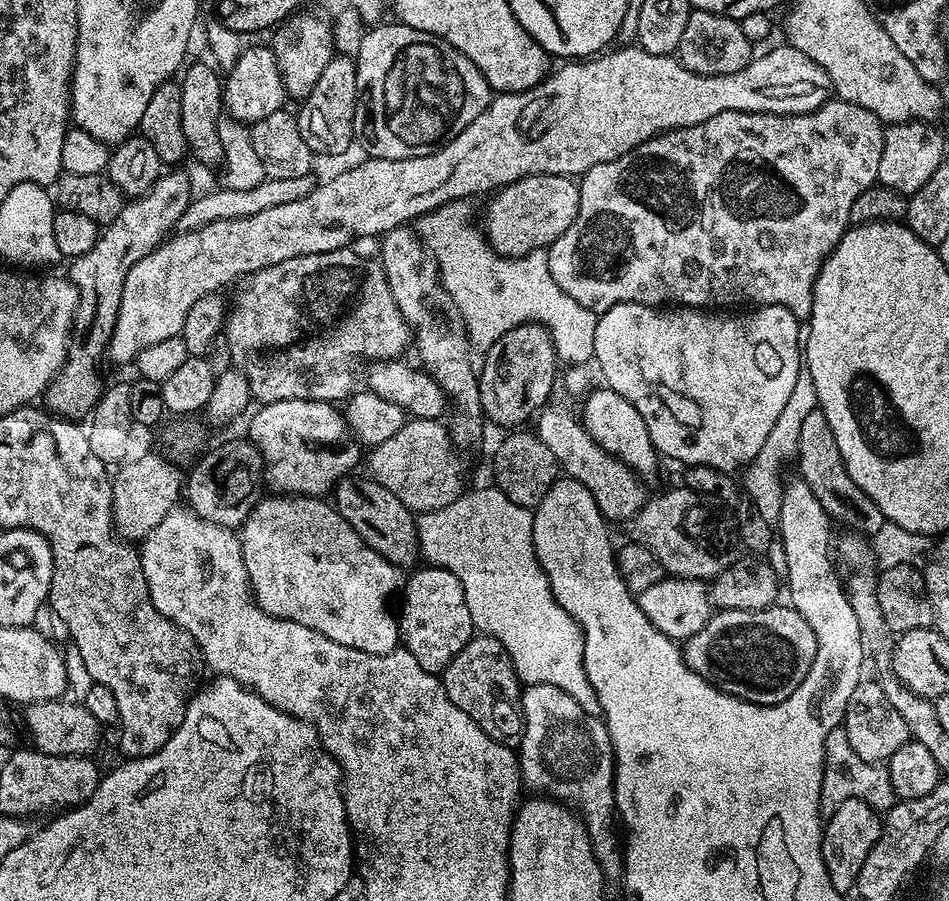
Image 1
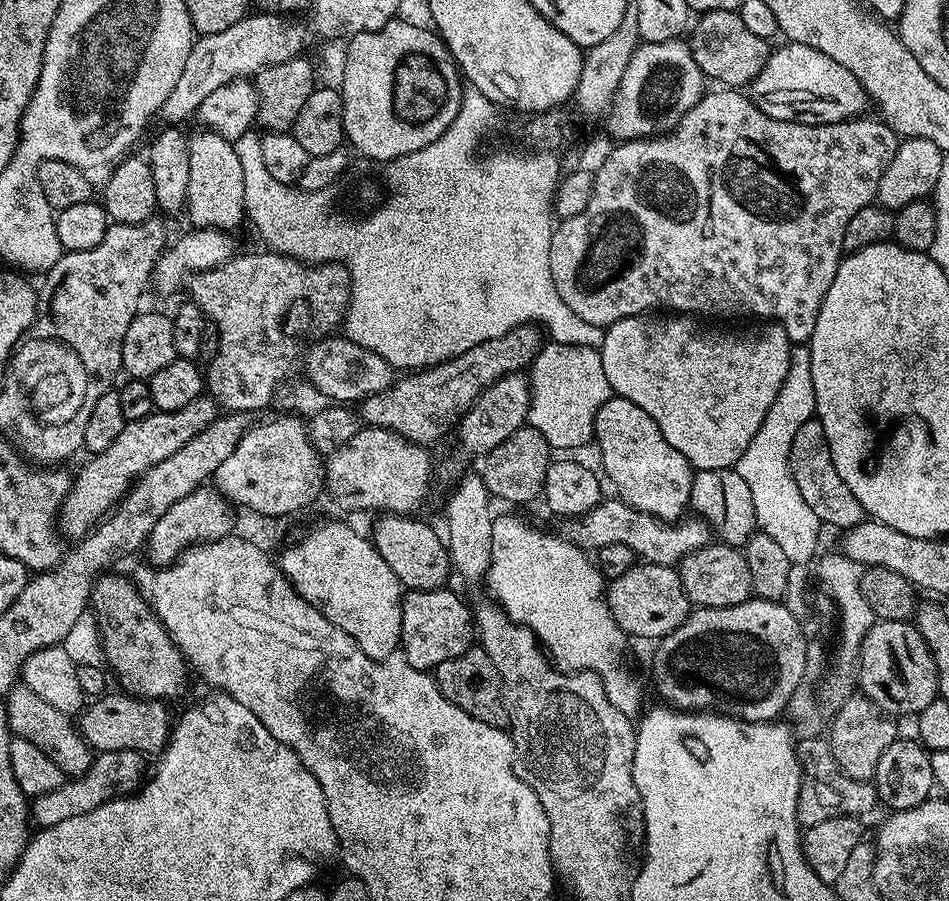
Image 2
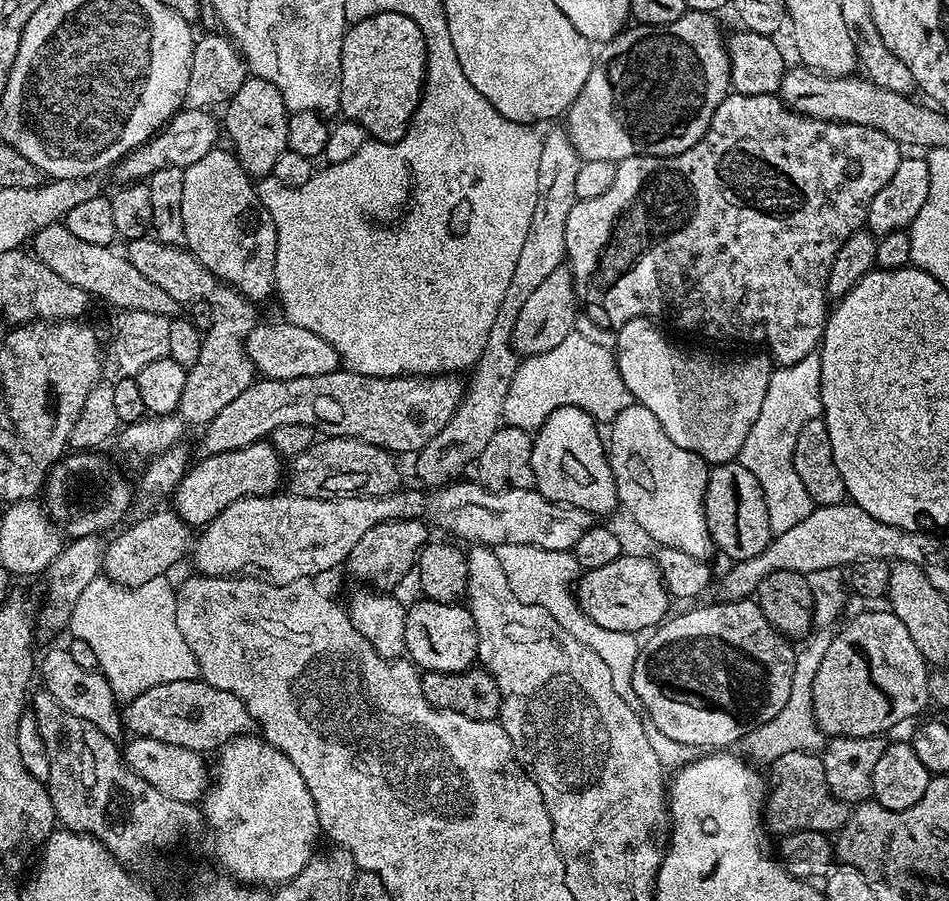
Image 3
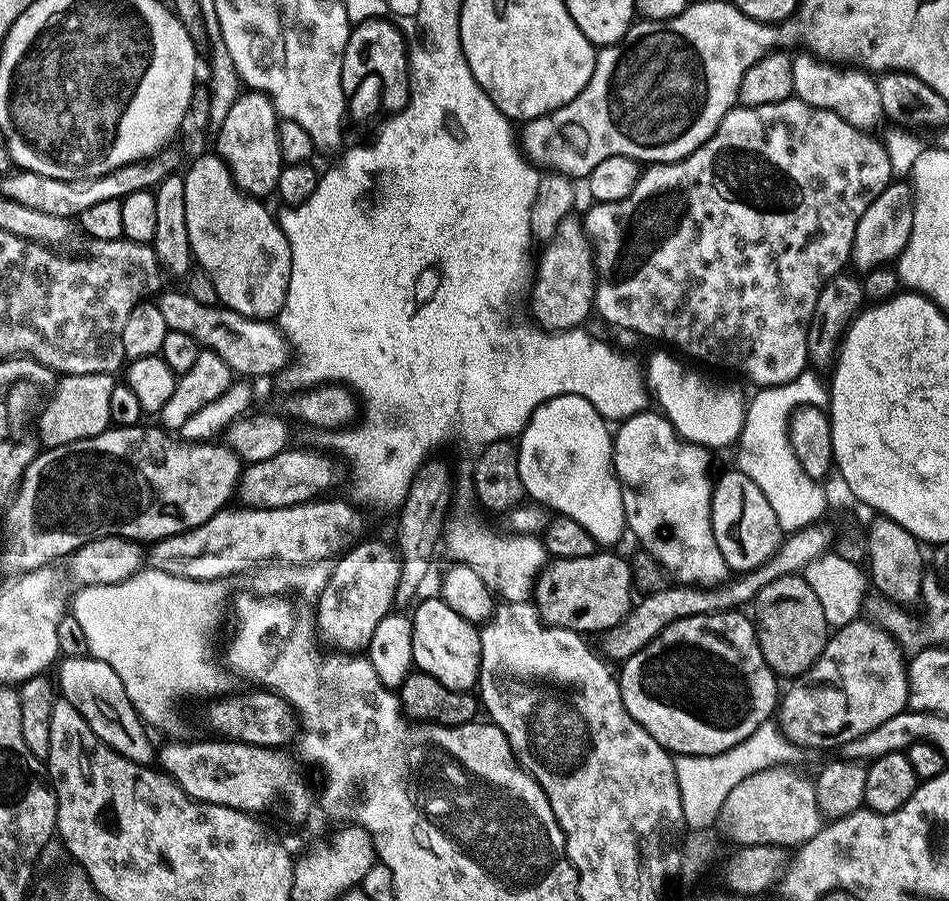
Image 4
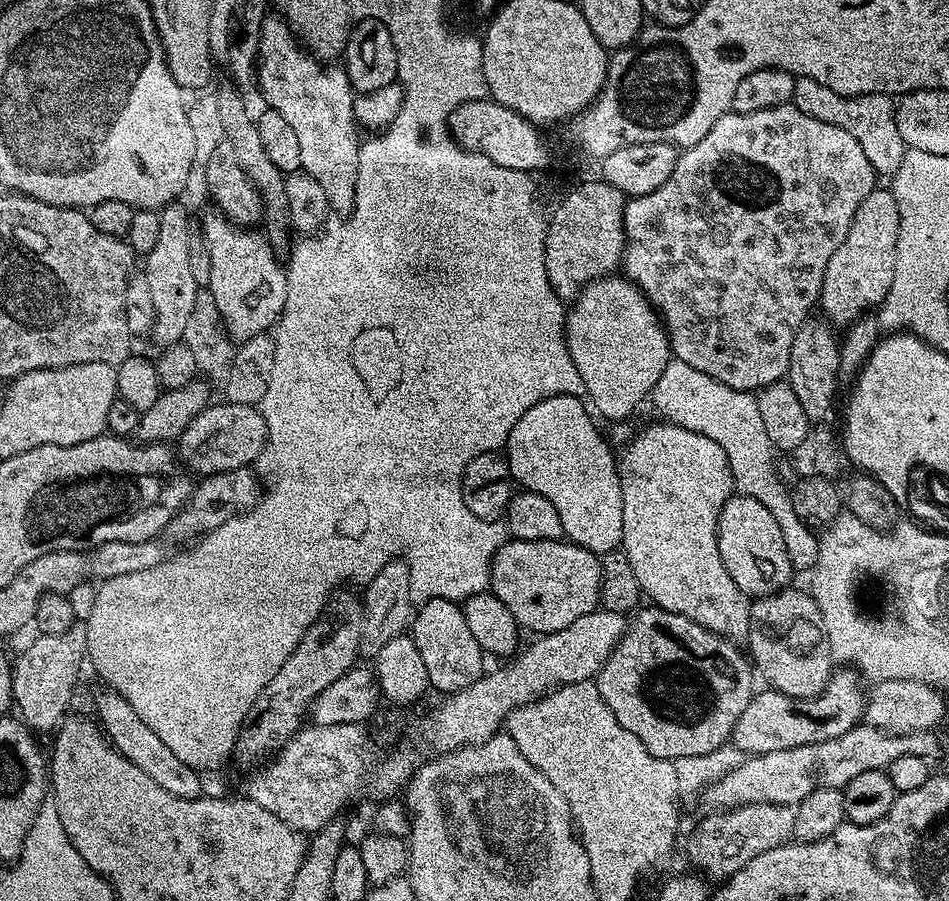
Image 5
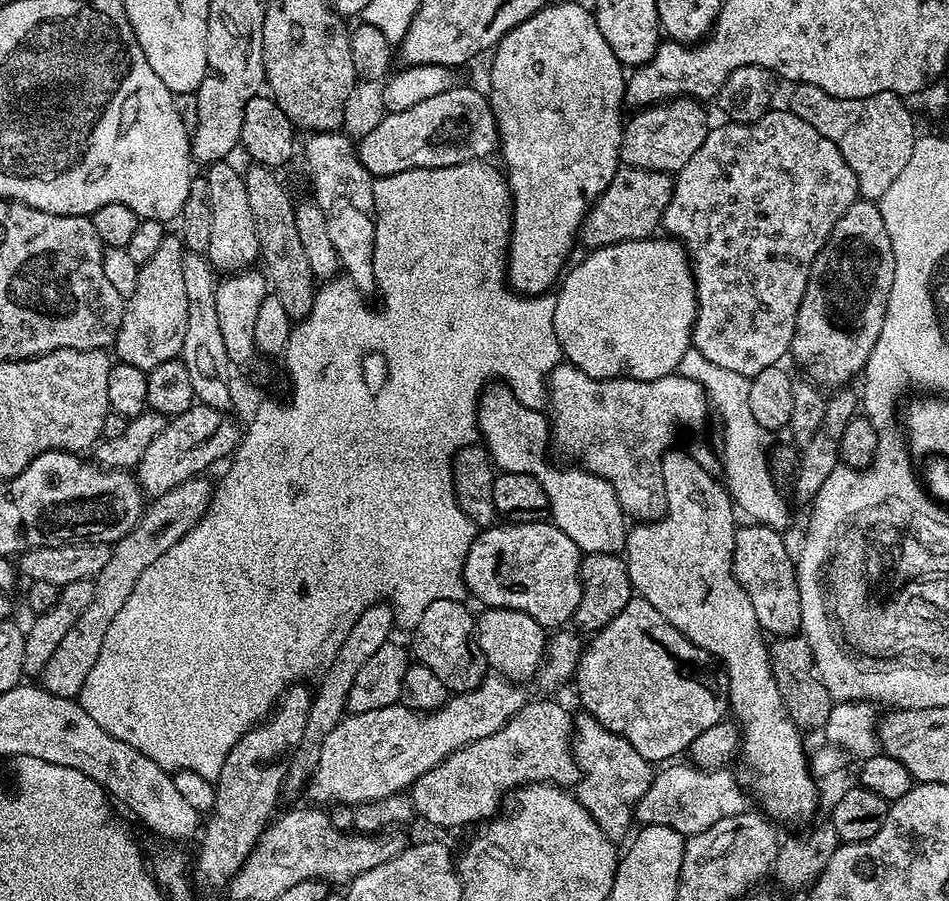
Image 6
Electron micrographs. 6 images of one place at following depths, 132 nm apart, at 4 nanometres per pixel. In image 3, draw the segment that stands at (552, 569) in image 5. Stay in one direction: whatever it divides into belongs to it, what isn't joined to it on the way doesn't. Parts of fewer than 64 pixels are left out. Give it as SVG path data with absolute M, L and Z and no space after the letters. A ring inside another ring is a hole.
M622 554L614 562L598 566L598 570L585 571L577 579L574 591L580 609L598 626L611 632L640 634L643 628L652 630L664 623L669 615L670 597L655 559L628 555Z

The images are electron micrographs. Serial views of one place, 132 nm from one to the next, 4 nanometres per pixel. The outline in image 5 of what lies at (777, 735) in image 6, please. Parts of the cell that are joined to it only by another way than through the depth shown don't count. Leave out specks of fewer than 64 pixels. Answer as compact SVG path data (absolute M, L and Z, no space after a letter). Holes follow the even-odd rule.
M659 423L650 425L645 432L638 433L629 442L628 449L622 454L619 453L618 456L618 475L620 477L620 489L622 490L622 534L624 535L622 551L626 554L630 566L634 570L634 578L638 578L641 593L647 599L649 596L652 599L649 601L655 607L664 608L668 612L690 618L706 630L717 632L720 636L729 638L747 637L748 627L750 626L750 597L742 590L738 590L738 586L734 586L734 578L730 578L730 574L726 574L726 566L722 562L722 554L718 550L718 542L716 541L716 525L720 519L720 507L734 495L732 471L728 465L726 450L722 450L722 446L718 446L718 442L714 442L714 438L706 438L694 430L686 430L677 424Z

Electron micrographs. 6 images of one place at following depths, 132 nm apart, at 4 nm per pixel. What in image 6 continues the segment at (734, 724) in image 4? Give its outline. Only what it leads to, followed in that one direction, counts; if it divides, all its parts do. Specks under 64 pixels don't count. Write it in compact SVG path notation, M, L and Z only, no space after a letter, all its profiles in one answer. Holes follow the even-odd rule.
M639 598L626 602L626 607L623 608L622 614L618 614L618 618L614 618L614 622L610 622L605 628L601 628L589 640L592 641L589 644L587 641L583 645L574 677L576 692L580 695L581 706L584 707L581 709L587 715L595 718L606 730L626 738L626 742L630 742L630 746L634 746L634 750L638 750L638 754L642 754L642 758L646 758L650 762L657 762L656 760L664 760L660 762L671 761L673 758L679 757L676 756L679 752L680 755L687 753L690 742L694 742L694 738L698 738L698 734L702 734L702 730L710 730L710 726L714 726L725 719L726 713L729 711L726 684L717 669L716 673L714 669L708 668L708 651L705 648L699 648L691 644L678 629L670 626L670 622L666 622L666 618L662 618L662 614L658 614L658 610L654 610L654 606L650 606L650 602Z

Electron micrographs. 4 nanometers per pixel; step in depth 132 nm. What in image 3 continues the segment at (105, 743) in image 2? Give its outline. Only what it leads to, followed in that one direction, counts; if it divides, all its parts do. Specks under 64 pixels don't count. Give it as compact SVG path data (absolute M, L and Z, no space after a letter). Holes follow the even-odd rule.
M202 678L150 686L150 690L123 705L122 724L132 736L158 738L158 742L170 742L170 746L182 746L201 754L215 753L234 738L249 735L254 728L250 710L246 710L242 698L218 690L218 686L210 686Z

